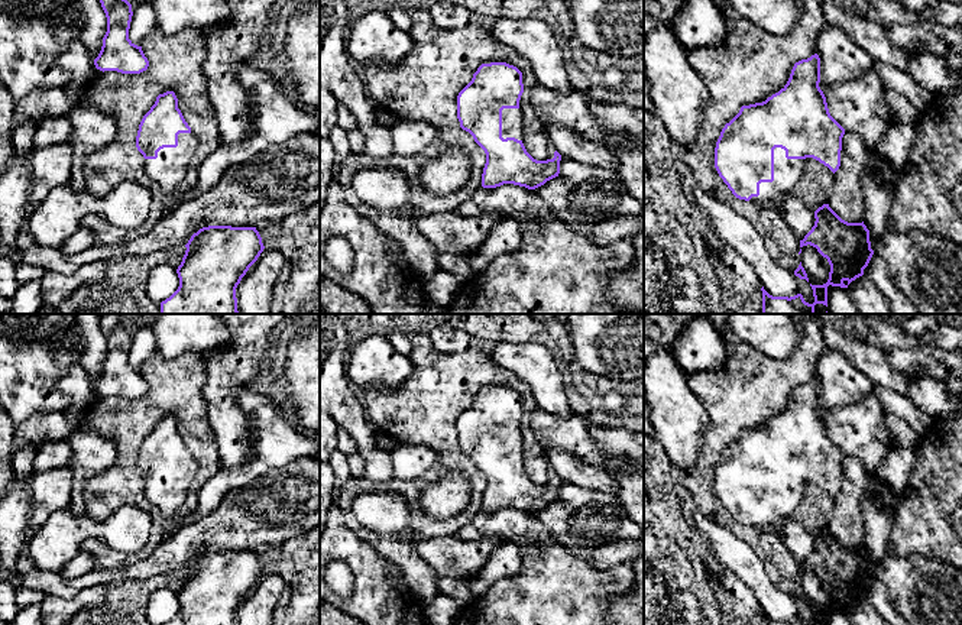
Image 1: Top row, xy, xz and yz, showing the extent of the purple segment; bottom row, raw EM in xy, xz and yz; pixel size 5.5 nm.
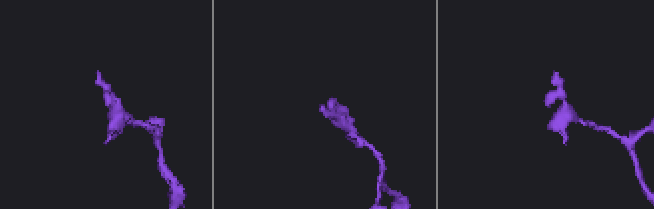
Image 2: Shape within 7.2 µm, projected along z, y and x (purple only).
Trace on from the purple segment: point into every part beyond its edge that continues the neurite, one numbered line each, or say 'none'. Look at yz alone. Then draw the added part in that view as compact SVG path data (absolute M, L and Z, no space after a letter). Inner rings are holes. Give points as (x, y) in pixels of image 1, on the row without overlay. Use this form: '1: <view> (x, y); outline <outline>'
1: yz (787, 496); outline M774 473L774 505L759 508L759 519L752 521L752 527L774 527L784 521L799 506L803 499L803 483L787 483L786 475Z

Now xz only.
1: xz (511, 441); outline M521 433L502 434L502 462L515 462L522 464L522 435Z

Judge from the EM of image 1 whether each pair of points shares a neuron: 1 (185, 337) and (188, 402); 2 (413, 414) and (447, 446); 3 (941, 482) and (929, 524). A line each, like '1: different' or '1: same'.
1: different
2: same
3: same

